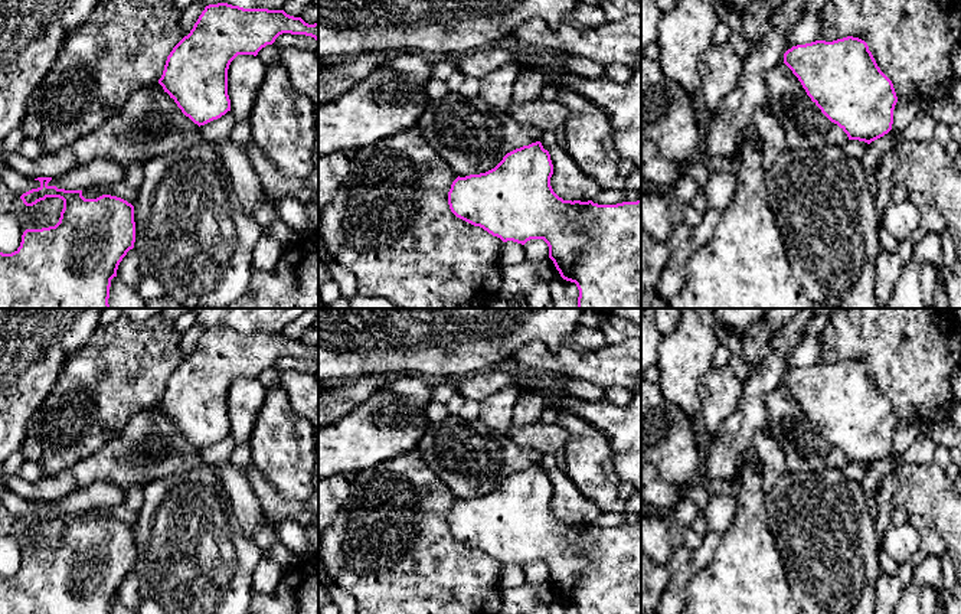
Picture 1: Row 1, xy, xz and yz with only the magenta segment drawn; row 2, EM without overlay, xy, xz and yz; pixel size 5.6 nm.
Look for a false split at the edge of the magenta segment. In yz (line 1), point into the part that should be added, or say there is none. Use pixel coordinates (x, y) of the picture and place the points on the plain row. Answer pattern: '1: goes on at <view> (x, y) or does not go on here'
1: does not go on here

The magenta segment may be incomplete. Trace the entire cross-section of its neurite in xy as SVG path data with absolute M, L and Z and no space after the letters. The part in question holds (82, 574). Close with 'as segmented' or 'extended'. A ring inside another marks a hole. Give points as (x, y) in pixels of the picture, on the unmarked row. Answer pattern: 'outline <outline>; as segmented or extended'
outline M52 500L35 503L40 509L23 516L23 526L33 529L46 520L59 520L63 532L55 549L26 552L14 575L0 575L0 614L109 614L120 585L134 571L134 529L111 517L85 522L82 513L49 509Z; as segmented

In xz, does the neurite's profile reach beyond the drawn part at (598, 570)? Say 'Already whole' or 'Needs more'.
Already whole

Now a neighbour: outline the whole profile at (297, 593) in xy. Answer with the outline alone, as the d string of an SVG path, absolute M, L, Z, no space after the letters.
M318 556L282 572L272 594L252 592L246 614L318 614Z

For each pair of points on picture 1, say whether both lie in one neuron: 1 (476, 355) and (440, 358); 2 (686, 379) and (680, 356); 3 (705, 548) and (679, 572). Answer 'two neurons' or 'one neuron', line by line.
1: one neuron
2: one neuron
3: one neuron

